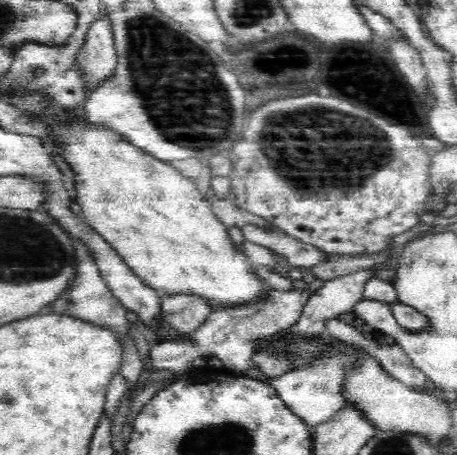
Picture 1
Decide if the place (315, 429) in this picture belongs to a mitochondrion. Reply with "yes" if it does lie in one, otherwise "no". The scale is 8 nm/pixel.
no

